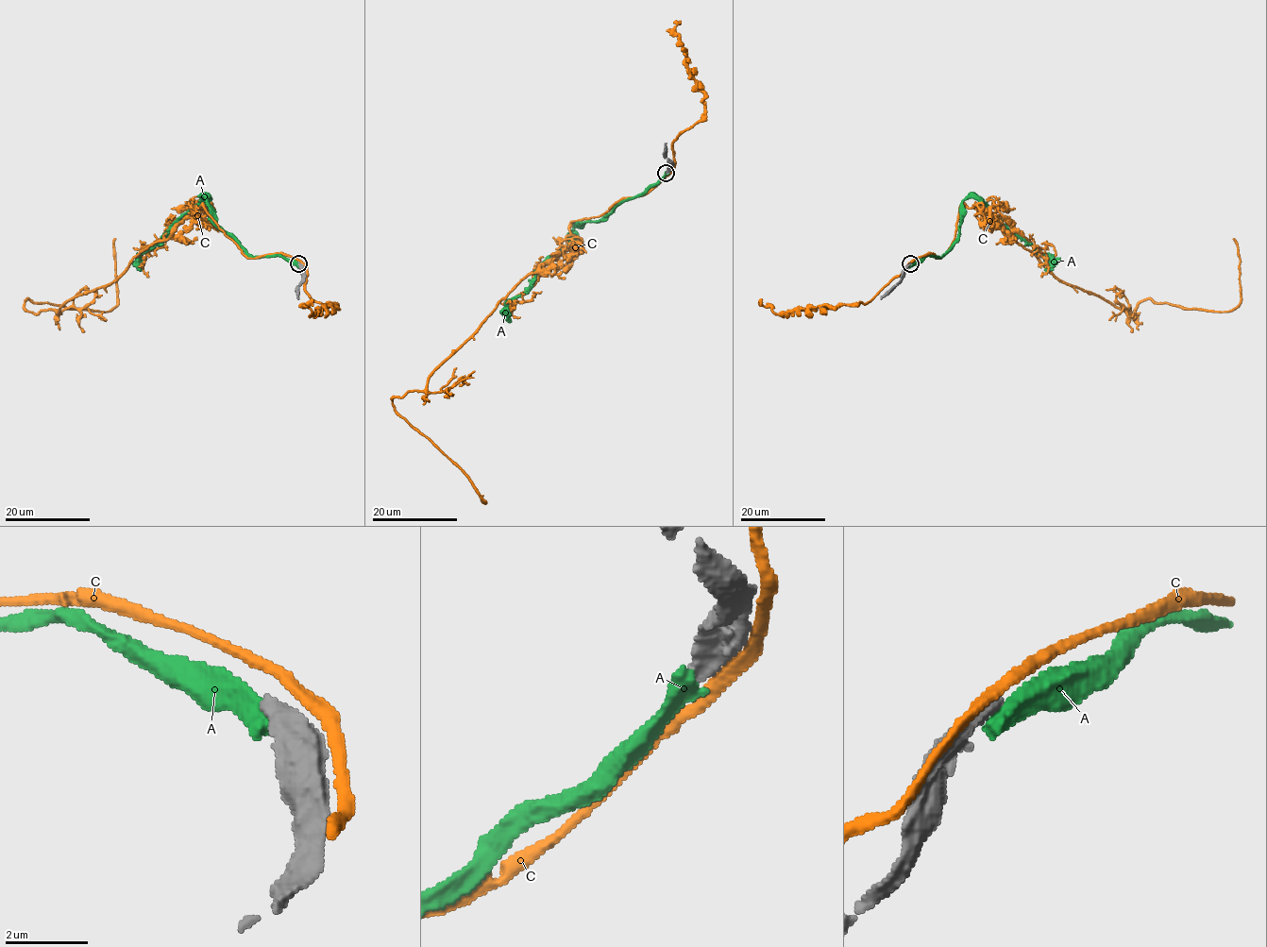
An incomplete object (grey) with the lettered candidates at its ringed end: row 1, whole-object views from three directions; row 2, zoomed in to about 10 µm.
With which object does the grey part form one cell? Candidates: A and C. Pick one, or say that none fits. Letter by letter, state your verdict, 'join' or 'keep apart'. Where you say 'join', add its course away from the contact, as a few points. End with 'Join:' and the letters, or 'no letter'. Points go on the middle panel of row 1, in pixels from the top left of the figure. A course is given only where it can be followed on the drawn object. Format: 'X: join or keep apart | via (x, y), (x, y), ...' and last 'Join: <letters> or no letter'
A: keep apart
C: keep apart
Join: no letter

